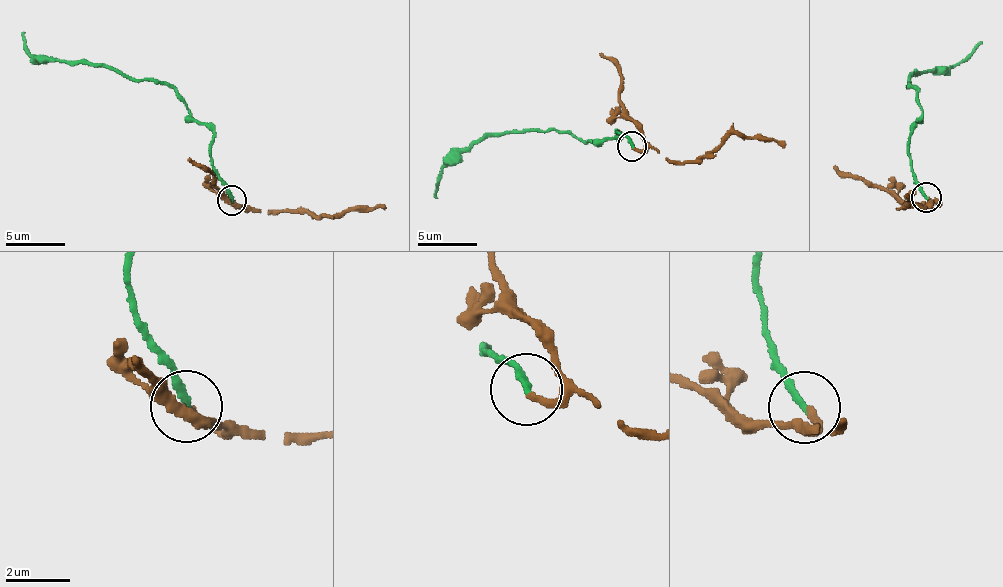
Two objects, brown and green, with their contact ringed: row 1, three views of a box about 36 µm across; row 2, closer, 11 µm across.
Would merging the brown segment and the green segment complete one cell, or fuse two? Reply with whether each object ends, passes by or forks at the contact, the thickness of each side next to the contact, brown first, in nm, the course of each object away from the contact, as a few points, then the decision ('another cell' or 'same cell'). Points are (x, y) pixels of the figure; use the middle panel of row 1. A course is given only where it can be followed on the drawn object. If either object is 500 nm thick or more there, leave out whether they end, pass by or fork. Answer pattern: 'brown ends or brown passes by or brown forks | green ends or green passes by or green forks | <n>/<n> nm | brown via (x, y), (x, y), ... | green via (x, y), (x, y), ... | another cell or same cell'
brown ends | green ends | 190/240 nm | brown via (631, 148), (654, 147), (671, 162), (701, 162), (732, 134), (786, 143) | green via (631, 145), (616, 130), (619, 136), (598, 147), (565, 132), (473, 140), (450, 161), (438, 199) | same cell

